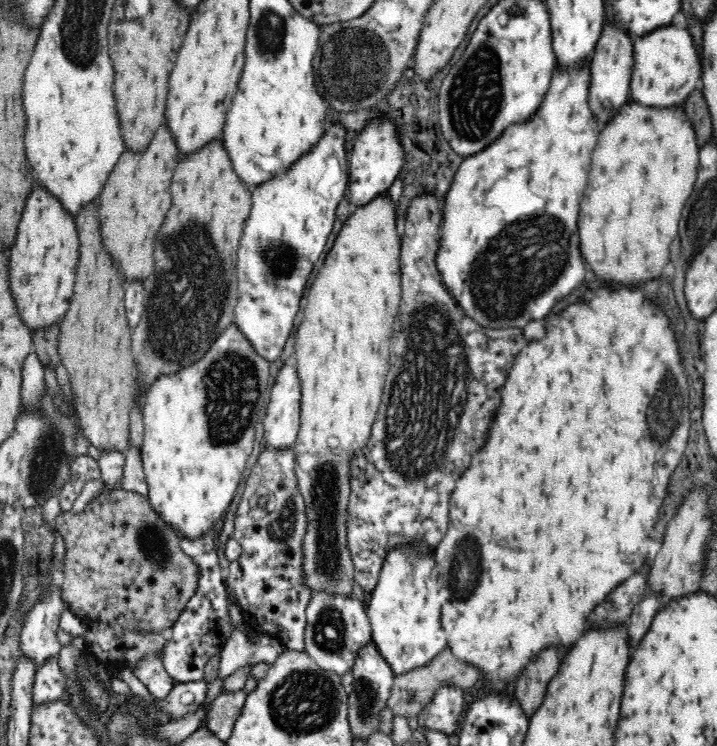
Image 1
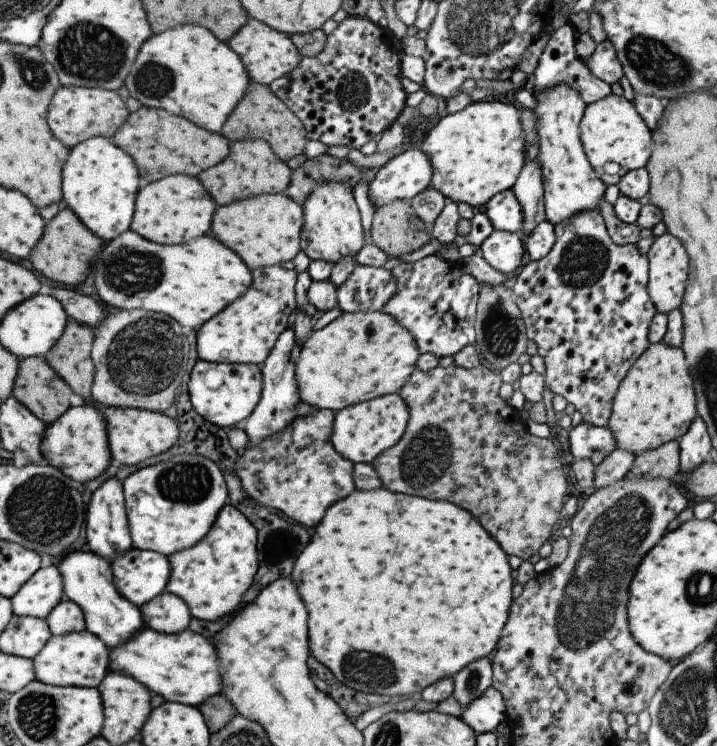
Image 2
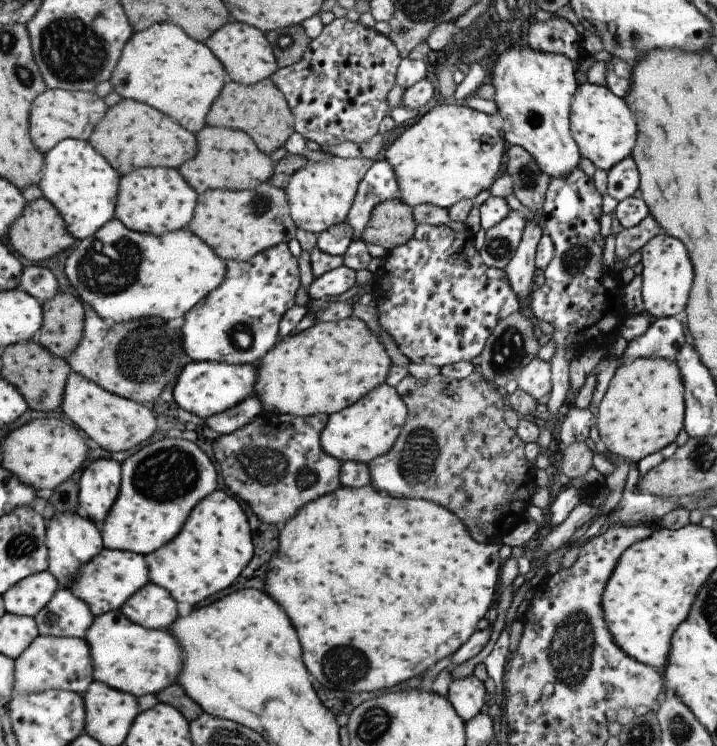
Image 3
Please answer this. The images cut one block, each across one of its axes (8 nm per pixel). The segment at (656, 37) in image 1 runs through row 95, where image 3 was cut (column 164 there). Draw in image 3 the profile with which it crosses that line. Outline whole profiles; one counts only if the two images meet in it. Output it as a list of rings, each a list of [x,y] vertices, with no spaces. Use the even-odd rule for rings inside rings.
[[[111,611],[94,616],[83,636],[89,647],[92,680],[109,688],[132,694],[136,699],[144,694],[156,695],[181,670],[181,648],[164,629],[146,629],[129,622],[123,614]]]

